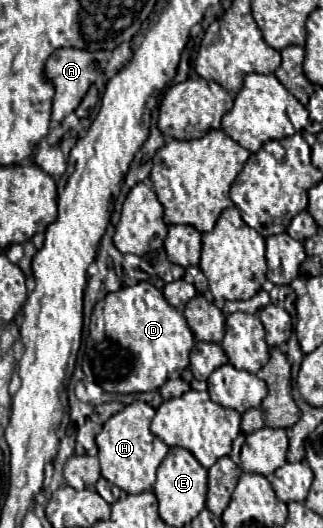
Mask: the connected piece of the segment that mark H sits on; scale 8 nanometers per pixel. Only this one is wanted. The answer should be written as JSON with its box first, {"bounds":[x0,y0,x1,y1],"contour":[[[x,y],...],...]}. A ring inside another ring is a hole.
{"bounds":[97,400,169,494],"contour":[[[135,400],[121,412],[113,414],[103,424],[103,432],[97,436],[101,476],[107,478],[111,484],[119,486],[121,490],[125,490],[127,494],[141,494],[153,486],[155,472],[169,450],[169,446],[161,442],[157,436],[153,436],[149,430],[153,416],[155,410],[149,404]]]}

